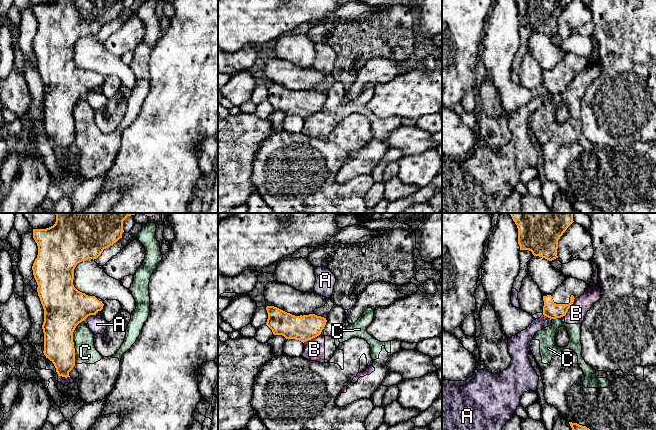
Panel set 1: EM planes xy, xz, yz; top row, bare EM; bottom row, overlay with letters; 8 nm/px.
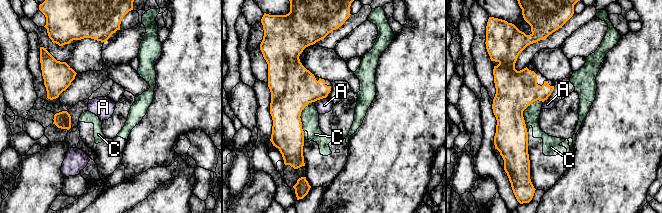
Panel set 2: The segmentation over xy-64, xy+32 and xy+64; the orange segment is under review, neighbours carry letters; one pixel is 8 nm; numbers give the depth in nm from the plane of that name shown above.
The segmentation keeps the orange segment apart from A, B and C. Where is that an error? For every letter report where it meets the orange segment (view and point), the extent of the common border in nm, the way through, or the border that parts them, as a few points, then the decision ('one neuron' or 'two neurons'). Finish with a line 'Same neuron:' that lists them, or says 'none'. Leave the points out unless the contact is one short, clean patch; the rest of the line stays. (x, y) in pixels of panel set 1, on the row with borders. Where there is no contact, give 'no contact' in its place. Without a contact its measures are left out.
A: meets orange in xy at (89, 315); contact 120 nm long; two neurons
B: meets orange in xz at (311, 338); contact 150 nm long; border along xz (319, 334), (303, 342); two neurons
C: meets orange in xy at (72, 341); contact 360 nm long; two neurons
Same neuron: none

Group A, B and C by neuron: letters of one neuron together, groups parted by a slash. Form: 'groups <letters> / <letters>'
groups A / B C

